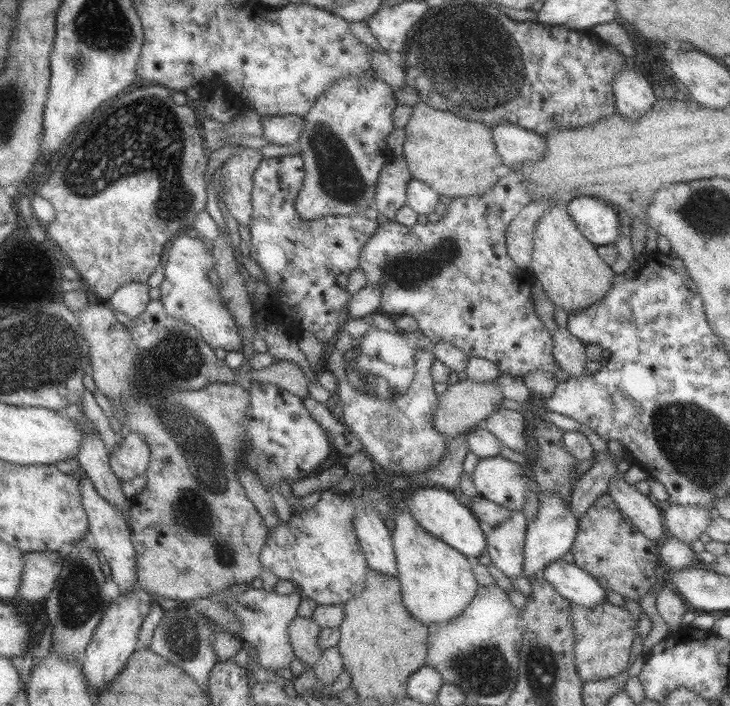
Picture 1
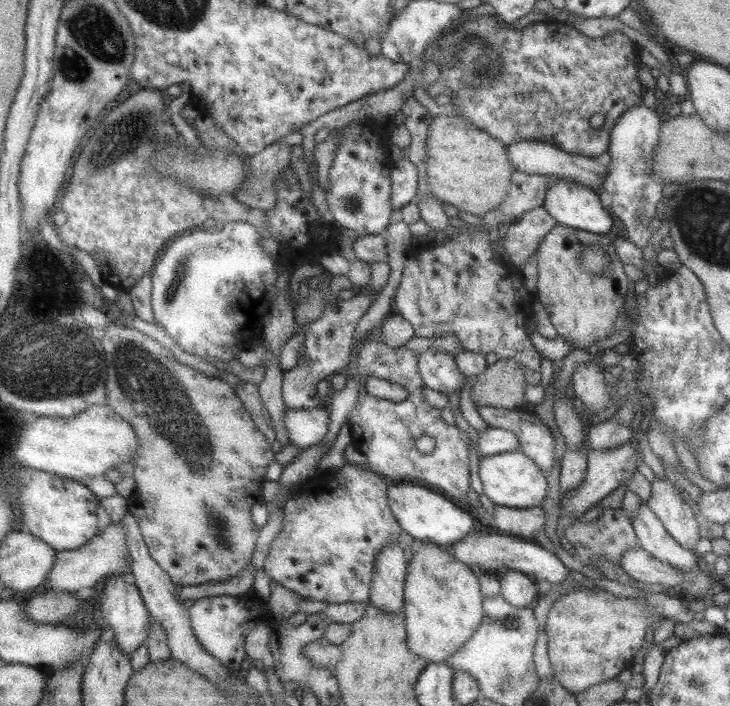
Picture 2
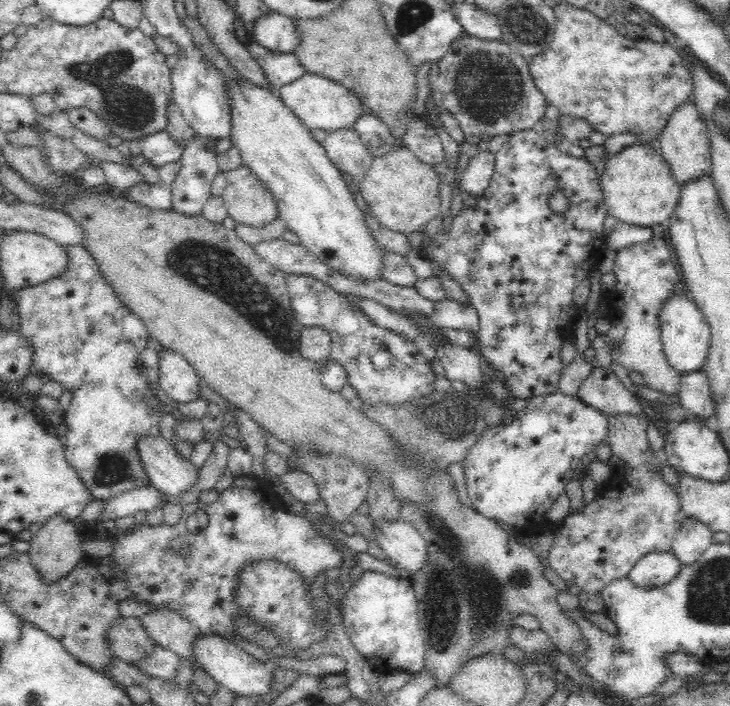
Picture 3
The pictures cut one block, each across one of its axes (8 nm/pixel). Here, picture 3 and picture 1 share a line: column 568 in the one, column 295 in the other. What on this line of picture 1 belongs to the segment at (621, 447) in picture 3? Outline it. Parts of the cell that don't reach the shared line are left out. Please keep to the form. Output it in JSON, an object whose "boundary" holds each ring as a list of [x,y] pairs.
{"boundary":[[[325,488],[317,504],[269,530],[265,546],[259,552],[261,568],[281,582],[299,586],[301,596],[317,602],[317,606],[345,604],[365,590],[367,574],[367,560],[357,548],[353,518],[355,508],[347,494]]]}

